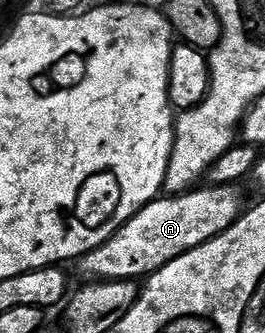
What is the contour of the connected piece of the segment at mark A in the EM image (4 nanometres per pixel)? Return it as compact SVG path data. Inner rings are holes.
M208 184L207 189L203 188L196 187L178 195L160 195L150 201L108 241L101 243L101 247L78 258L80 275L91 283L146 279L173 259L209 243L243 216L245 204L236 186Z

